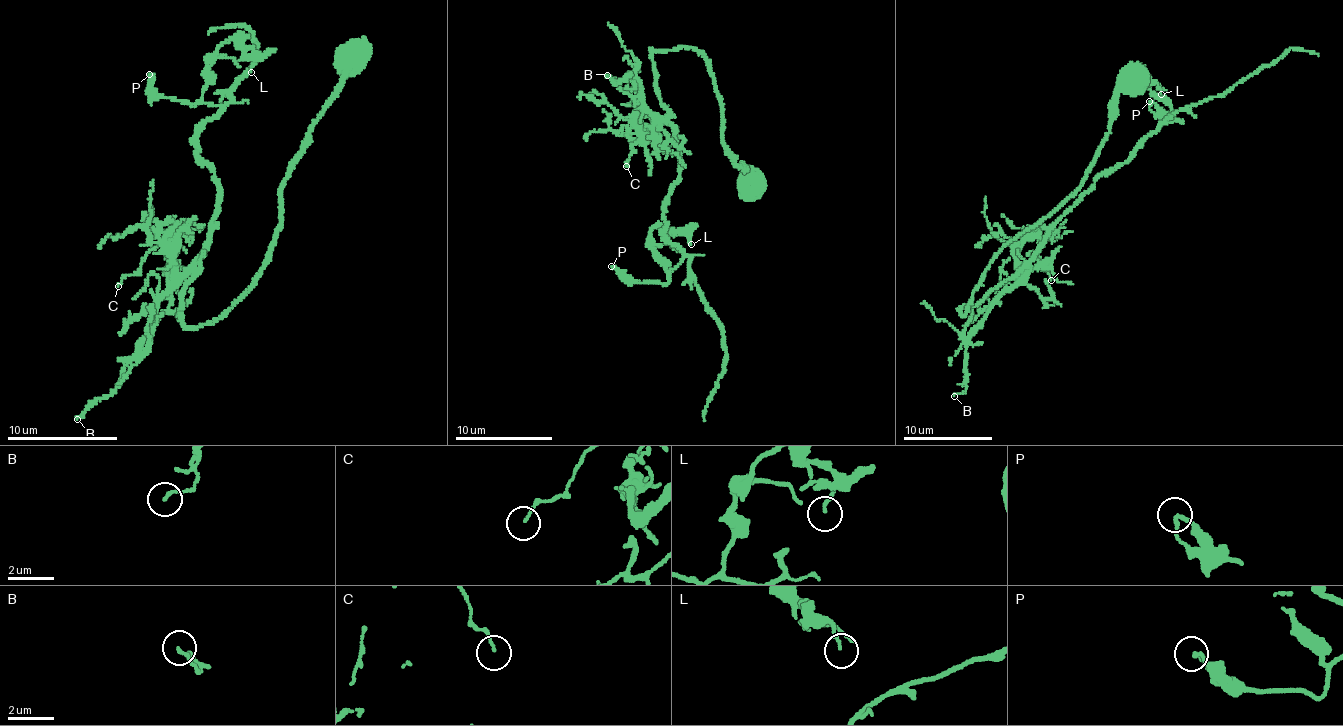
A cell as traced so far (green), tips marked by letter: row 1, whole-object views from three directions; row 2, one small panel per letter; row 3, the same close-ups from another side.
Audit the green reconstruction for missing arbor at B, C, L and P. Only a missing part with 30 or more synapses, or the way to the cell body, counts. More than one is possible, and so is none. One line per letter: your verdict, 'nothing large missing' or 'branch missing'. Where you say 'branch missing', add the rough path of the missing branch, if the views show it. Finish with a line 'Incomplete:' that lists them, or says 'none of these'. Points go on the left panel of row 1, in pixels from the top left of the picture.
B: nothing large missing
C: nothing large missing
L: nothing large missing
P: nothing large missing
Incomplete: none of these

